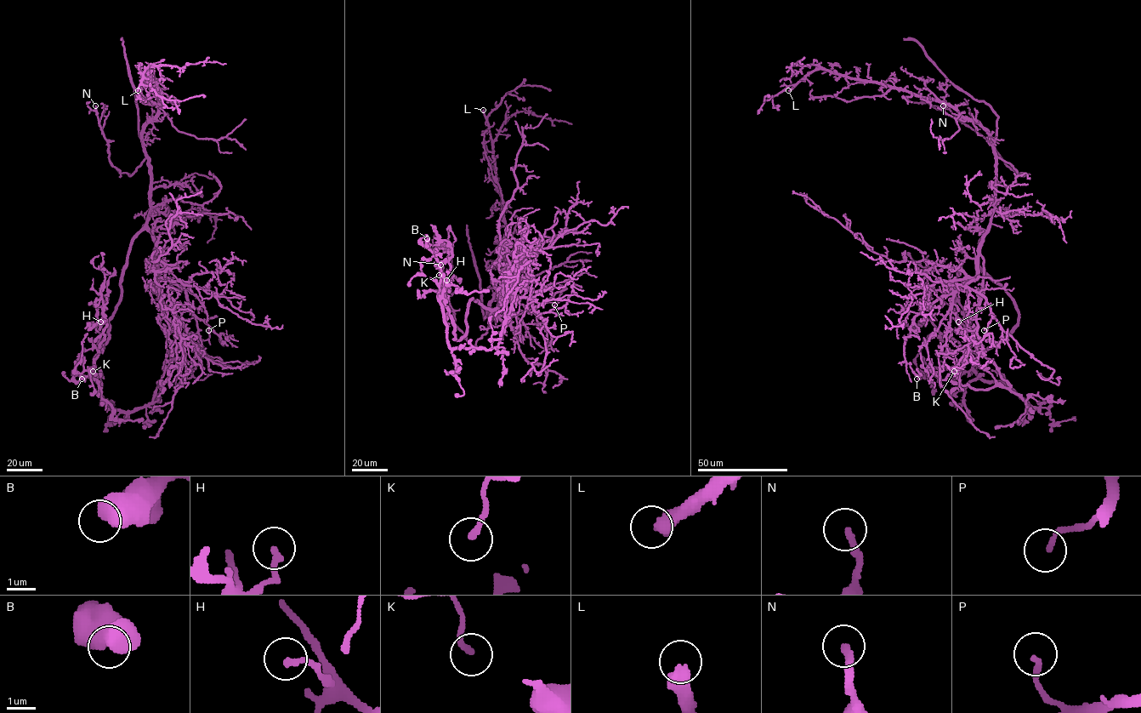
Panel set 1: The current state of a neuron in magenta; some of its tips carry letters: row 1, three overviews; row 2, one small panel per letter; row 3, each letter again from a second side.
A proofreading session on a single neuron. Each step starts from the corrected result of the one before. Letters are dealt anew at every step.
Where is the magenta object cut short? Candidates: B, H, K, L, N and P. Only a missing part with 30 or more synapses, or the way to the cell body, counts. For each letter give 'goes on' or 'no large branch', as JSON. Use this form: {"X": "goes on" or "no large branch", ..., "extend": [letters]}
{"B": "no large branch", "H": "no large branch", "K": "no large branch", "L": "goes on", "N": "goes on", "P": "no large branch", "extend": ["L", "N"]}

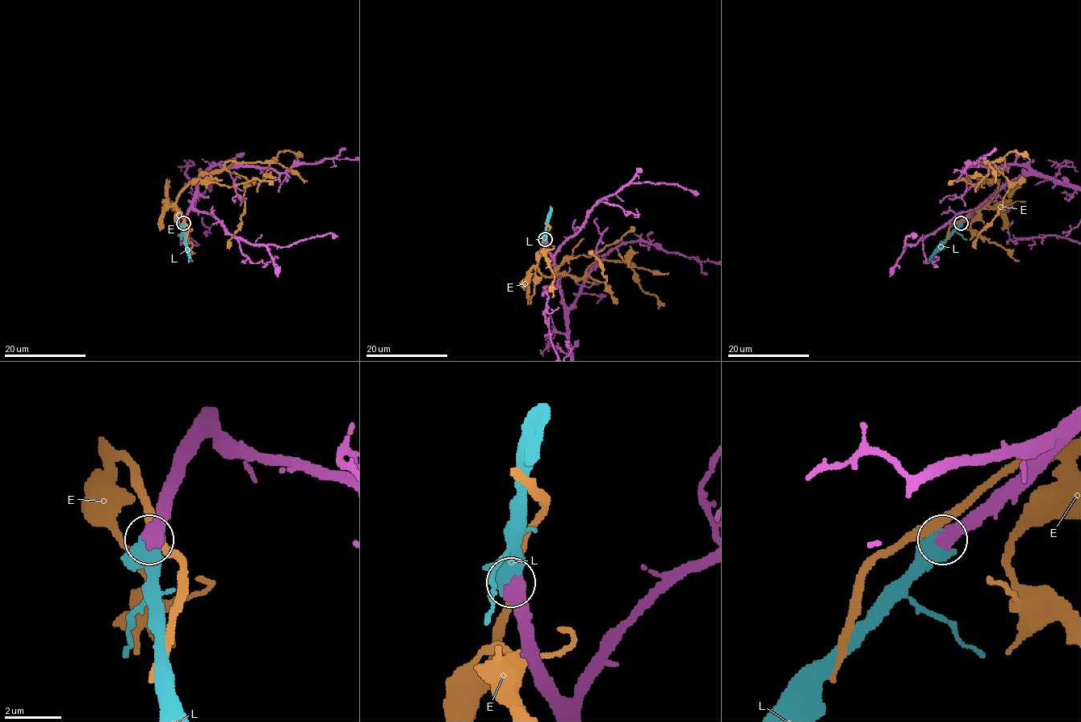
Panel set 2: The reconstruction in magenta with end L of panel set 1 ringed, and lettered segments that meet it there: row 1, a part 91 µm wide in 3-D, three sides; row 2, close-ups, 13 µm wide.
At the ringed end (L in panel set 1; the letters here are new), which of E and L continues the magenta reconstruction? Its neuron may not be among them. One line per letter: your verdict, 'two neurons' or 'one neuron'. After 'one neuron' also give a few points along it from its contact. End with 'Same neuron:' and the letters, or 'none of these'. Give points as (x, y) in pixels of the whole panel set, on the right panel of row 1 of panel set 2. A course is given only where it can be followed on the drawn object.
E: two neurons
L: one neuron; course (961, 224), (928, 262)
Same neuron: L

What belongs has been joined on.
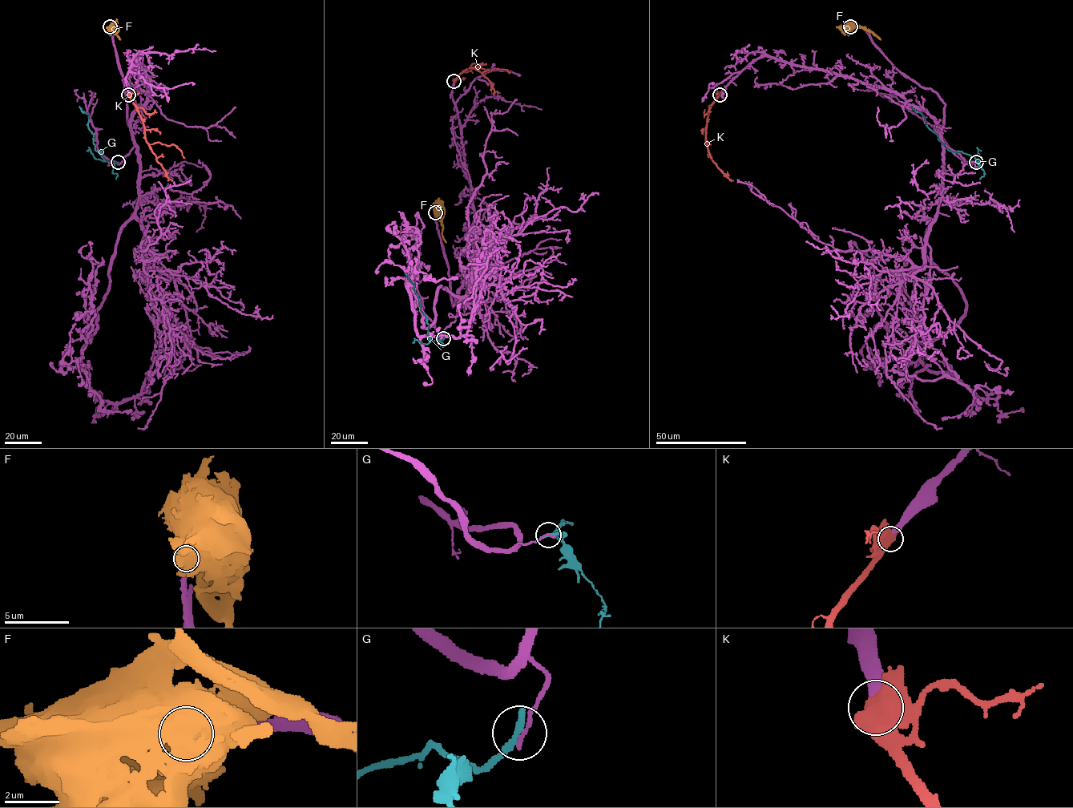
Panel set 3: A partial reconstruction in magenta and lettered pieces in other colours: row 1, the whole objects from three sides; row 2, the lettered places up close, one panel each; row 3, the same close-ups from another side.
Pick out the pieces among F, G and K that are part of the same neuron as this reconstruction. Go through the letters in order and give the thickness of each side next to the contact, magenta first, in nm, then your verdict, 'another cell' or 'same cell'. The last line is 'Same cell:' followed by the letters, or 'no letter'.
F: calibres 480 and 1000 nm; another cell
G: calibres 170 and 280 nm; another cell
K: calibres 400 and 850 nm; same cell
Same cell: K

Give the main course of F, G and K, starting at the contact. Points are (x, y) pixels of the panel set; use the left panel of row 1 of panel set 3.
F: (110, 26), (116, 27), (120, 39)
G: (118, 163), (104, 160), (101, 156), (102, 153), (95, 150), (93, 134), (87, 126), (89, 115), (79, 106)
K: (128, 94), (143, 127), (146, 142), (171, 181)

